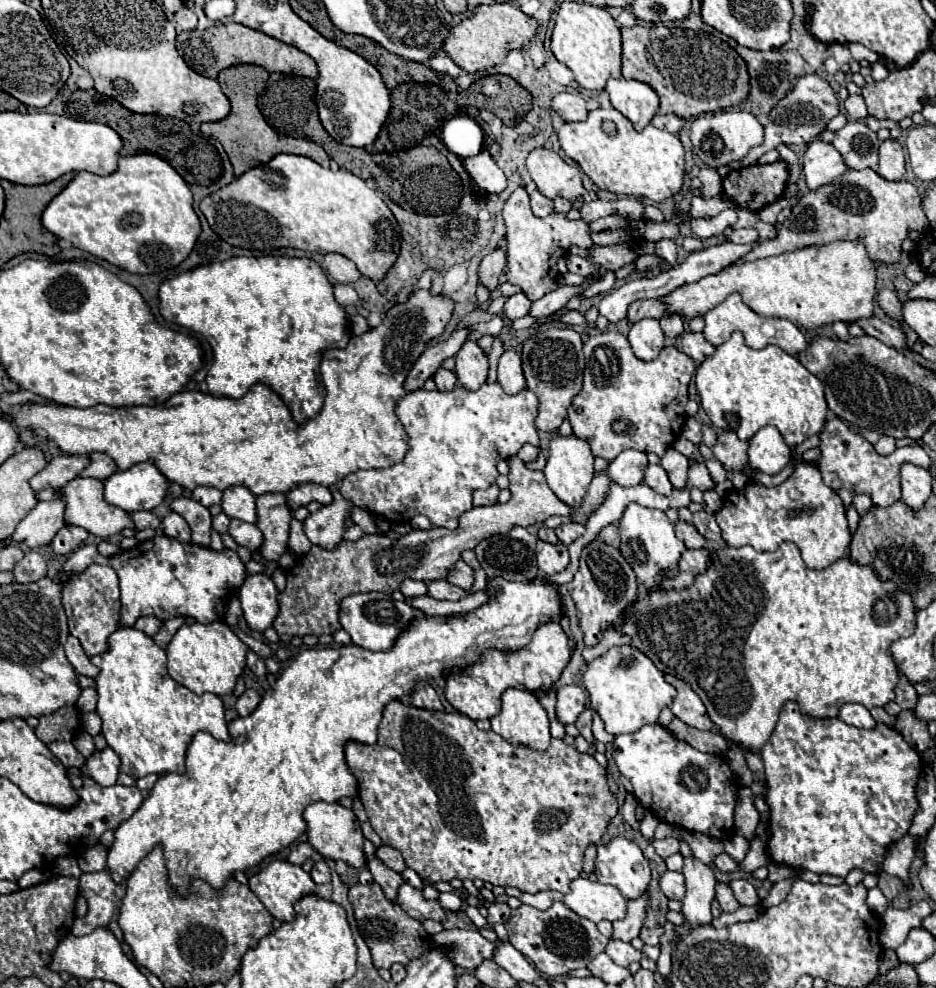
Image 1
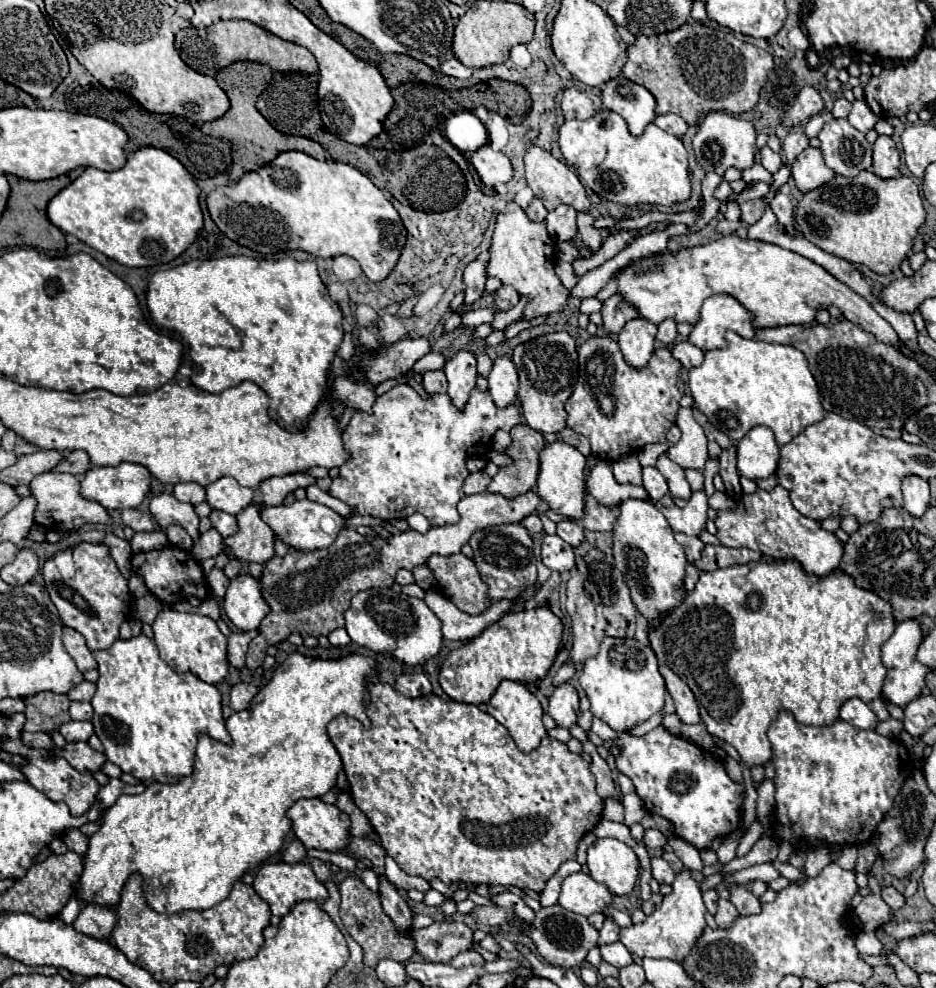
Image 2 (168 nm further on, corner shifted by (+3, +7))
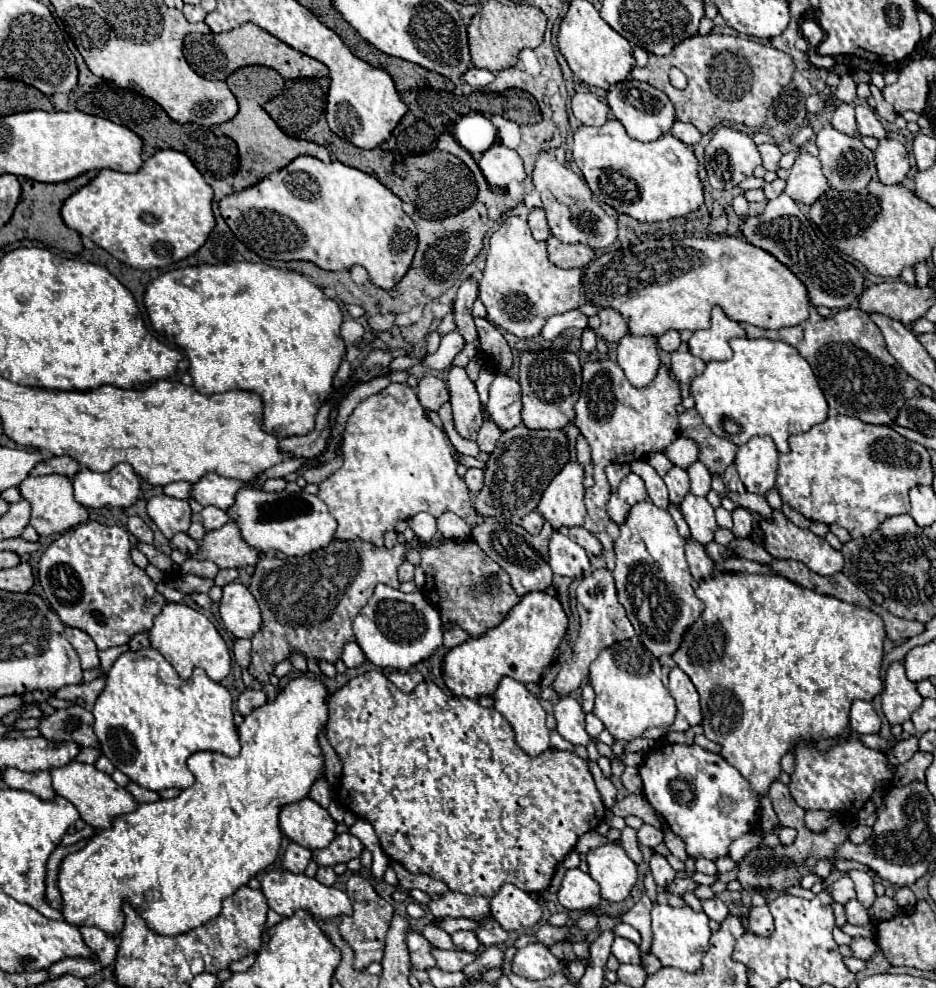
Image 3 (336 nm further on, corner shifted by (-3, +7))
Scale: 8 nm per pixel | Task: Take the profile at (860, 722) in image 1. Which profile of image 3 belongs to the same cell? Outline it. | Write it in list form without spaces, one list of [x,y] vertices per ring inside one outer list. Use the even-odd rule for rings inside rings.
[[[853,701],[851,705],[851,725],[853,731],[865,735],[865,733],[879,733],[881,719],[875,713],[873,705],[869,701]]]

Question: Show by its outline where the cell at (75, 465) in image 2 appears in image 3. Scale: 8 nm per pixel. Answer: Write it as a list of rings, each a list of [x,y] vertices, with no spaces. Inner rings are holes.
[[[49,457],[45,463],[39,463],[31,475],[49,475],[49,473],[59,473],[65,477],[73,477],[79,471],[79,463],[73,457]]]

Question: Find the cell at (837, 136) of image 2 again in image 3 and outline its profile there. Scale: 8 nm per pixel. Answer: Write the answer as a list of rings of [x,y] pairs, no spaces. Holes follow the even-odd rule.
[[[827,125],[815,135],[815,143],[819,147],[819,159],[823,163],[823,173],[829,179],[831,187],[837,191],[861,191],[871,179],[877,179],[875,155],[871,149],[863,145],[859,137],[845,135],[835,127]]]

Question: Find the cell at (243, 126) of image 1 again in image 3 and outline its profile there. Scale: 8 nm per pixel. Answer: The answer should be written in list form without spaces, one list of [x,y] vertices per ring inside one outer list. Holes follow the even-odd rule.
[[[261,65],[241,67],[233,75],[227,77],[227,85],[229,85],[231,93],[239,101],[239,113],[231,121],[213,127],[213,133],[215,135],[227,135],[237,143],[239,171],[237,171],[237,175],[233,179],[233,189],[235,191],[243,191],[245,187],[251,187],[251,185],[259,183],[269,173],[285,167],[289,161],[293,161],[299,155],[311,155],[311,157],[321,159],[323,163],[331,161],[331,155],[329,155],[329,151],[325,147],[321,147],[321,145],[317,145],[313,141],[301,141],[301,139],[285,135],[275,125],[275,121],[267,115],[267,111],[263,109],[263,103],[271,101],[283,87],[283,77],[277,71],[273,71],[271,67],[261,67]]]

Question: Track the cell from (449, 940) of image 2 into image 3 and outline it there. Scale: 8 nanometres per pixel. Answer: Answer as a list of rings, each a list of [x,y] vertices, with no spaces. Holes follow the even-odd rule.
[[[411,931],[407,935],[407,945],[409,945],[409,953],[411,953],[411,963],[415,969],[429,969],[435,967],[435,959],[433,959],[433,949],[435,945],[429,943],[421,933]]]

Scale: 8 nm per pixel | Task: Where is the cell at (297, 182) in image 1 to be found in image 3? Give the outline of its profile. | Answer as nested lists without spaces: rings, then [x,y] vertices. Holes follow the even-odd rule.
[[[301,155],[263,181],[239,193],[225,195],[219,201],[219,211],[233,235],[263,259],[311,261],[327,271],[341,271],[349,269],[351,265],[363,265],[373,285],[381,289],[393,289],[395,283],[401,281],[401,277],[407,273],[417,249],[415,223],[401,205],[403,201],[385,185],[381,185],[373,175],[347,167],[339,161],[323,163],[317,157]]]

